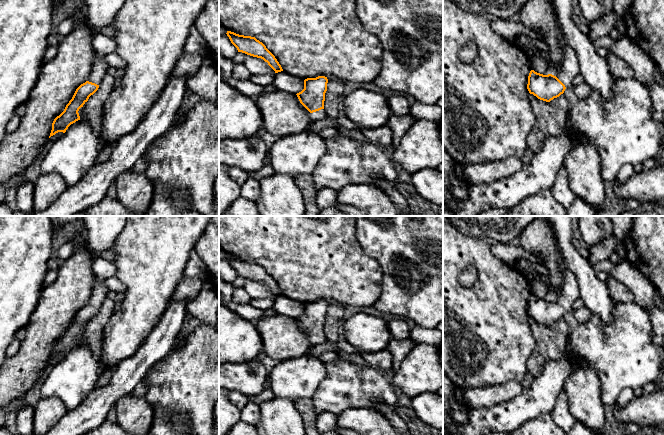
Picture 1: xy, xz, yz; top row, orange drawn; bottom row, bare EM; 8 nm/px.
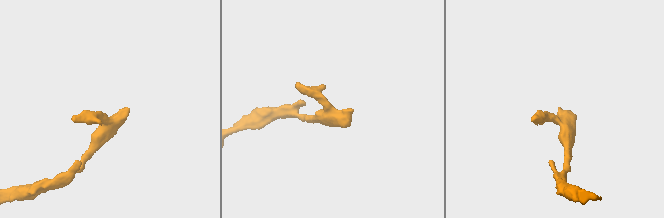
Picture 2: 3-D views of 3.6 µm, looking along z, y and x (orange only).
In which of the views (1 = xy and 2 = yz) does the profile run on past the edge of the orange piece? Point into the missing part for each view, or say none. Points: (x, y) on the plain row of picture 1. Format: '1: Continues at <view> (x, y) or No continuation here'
1: Continues at xy (99, 292)
2: Continues at yz (570, 291)

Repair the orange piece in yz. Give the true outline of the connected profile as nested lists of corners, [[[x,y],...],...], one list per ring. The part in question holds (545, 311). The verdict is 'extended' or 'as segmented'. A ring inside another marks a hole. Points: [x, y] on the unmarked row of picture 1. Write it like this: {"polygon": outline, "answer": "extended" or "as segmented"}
{"polygon": [[[564,272],[564,283],[560,295],[554,300],[543,299],[531,294],[528,300],[527,313],[538,323],[550,326],[564,317],[566,312],[574,309],[574,302],[580,298],[580,288],[575,275]]], "answer": "extended"}

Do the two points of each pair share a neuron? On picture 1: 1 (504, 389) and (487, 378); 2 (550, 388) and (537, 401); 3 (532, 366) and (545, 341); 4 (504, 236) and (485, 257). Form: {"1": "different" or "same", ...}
{"1": "different", "2": "same", "3": "same", "4": "different"}

